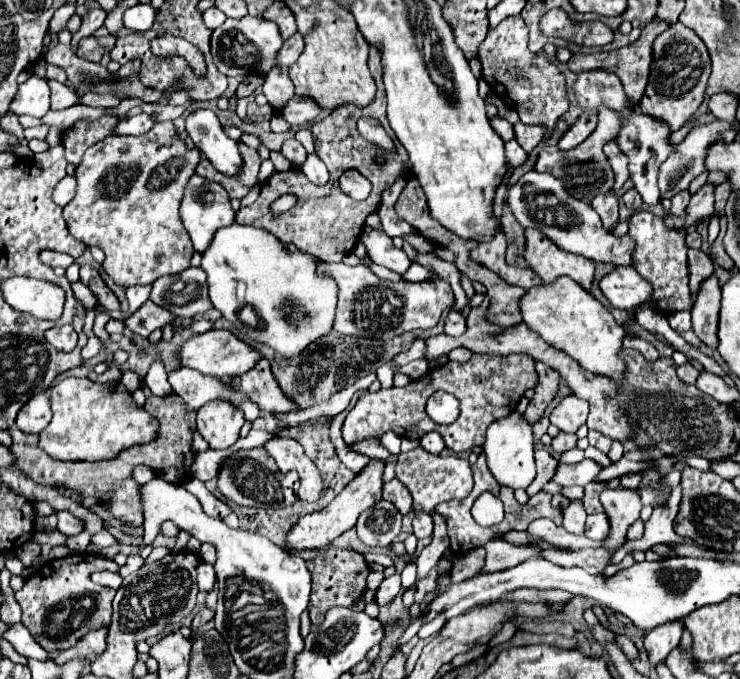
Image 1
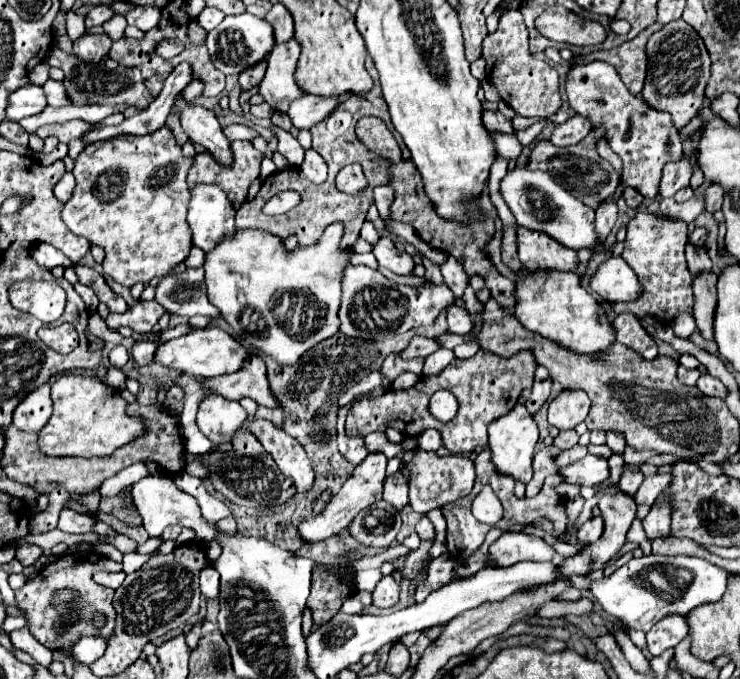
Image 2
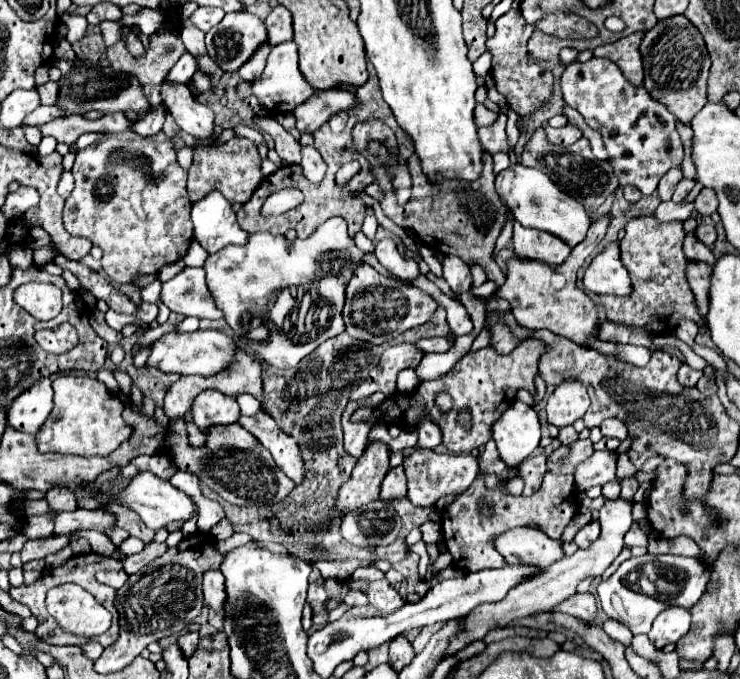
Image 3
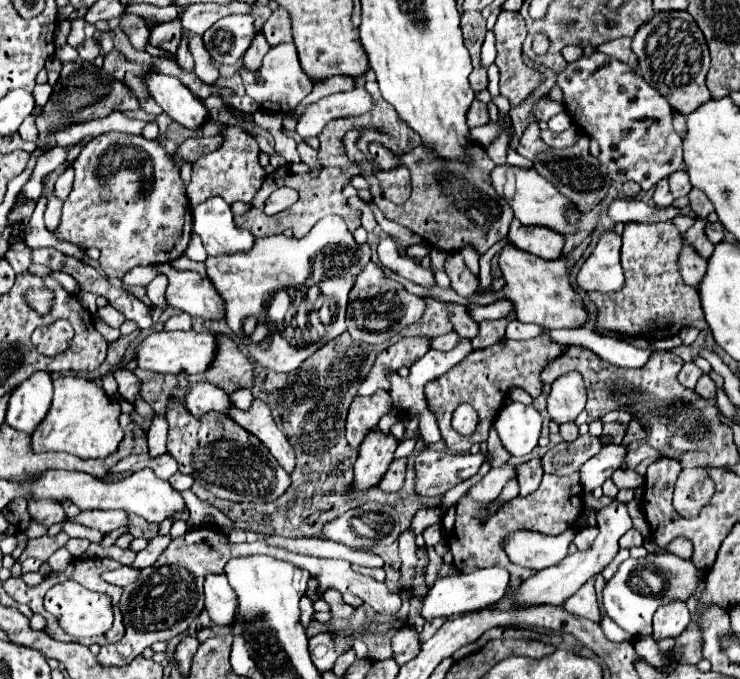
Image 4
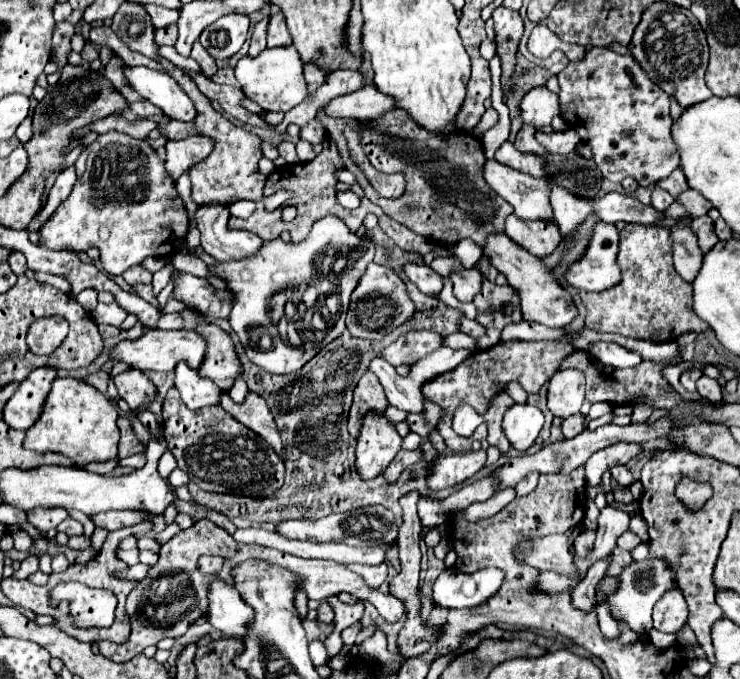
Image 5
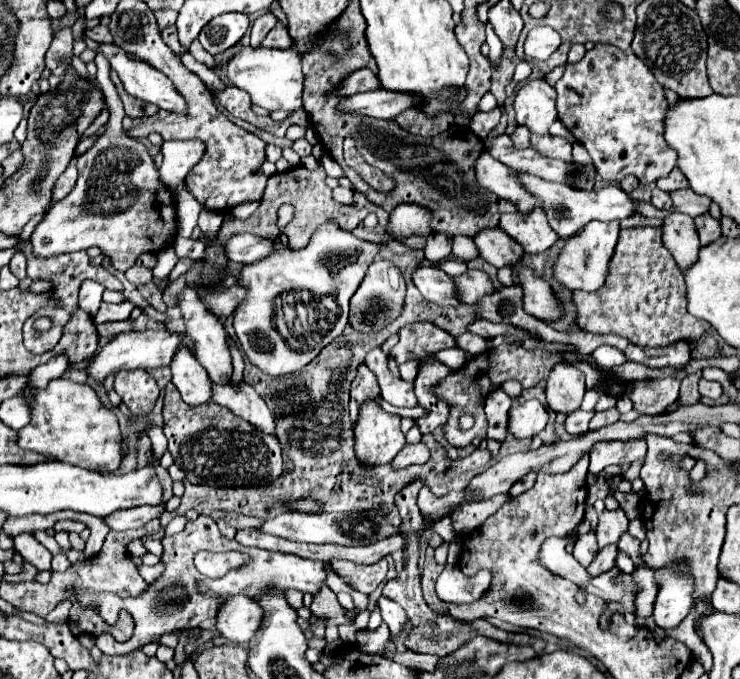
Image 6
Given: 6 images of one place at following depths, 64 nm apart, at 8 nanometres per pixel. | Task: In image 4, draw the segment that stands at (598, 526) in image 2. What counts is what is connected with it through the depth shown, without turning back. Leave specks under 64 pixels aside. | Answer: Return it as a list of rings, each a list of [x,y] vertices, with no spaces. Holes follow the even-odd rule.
[[[586,526],[586,528],[582,528],[582,530],[576,532],[574,544],[578,546],[578,550],[588,550],[596,536],[598,536],[598,526]]]

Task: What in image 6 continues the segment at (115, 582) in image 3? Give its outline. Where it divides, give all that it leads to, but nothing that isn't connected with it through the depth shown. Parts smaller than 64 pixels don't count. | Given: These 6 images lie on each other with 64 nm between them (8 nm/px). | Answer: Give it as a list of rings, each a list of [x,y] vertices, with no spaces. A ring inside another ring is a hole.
[[[142,564],[142,566],[138,568],[140,576],[142,576],[148,584],[150,584],[152,580],[156,580],[156,578],[160,576],[160,572],[162,572],[162,570],[164,570],[164,564],[156,564],[156,566],[144,566],[144,564]]]

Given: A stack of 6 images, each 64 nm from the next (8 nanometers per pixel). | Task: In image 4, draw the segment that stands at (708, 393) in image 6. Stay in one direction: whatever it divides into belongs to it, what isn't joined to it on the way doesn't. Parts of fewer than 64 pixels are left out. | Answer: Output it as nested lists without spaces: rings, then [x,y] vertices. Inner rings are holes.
[[[702,374],[702,378],[696,384],[696,392],[704,398],[716,398],[716,384],[708,374]]]

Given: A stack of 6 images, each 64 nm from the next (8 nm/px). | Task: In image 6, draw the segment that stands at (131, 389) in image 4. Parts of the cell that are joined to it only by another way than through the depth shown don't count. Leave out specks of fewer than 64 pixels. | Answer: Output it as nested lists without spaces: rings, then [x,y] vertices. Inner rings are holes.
[[[120,370],[114,380],[114,390],[132,414],[148,414],[158,398],[156,380],[144,370]]]

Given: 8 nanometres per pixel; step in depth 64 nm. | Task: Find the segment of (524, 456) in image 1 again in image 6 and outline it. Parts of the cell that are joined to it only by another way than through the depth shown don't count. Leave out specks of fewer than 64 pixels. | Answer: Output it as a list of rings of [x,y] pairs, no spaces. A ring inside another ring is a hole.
[[[528,400],[522,406],[510,410],[508,432],[518,440],[526,440],[544,430],[546,422],[548,422],[548,412],[544,410],[544,406],[538,400]]]

